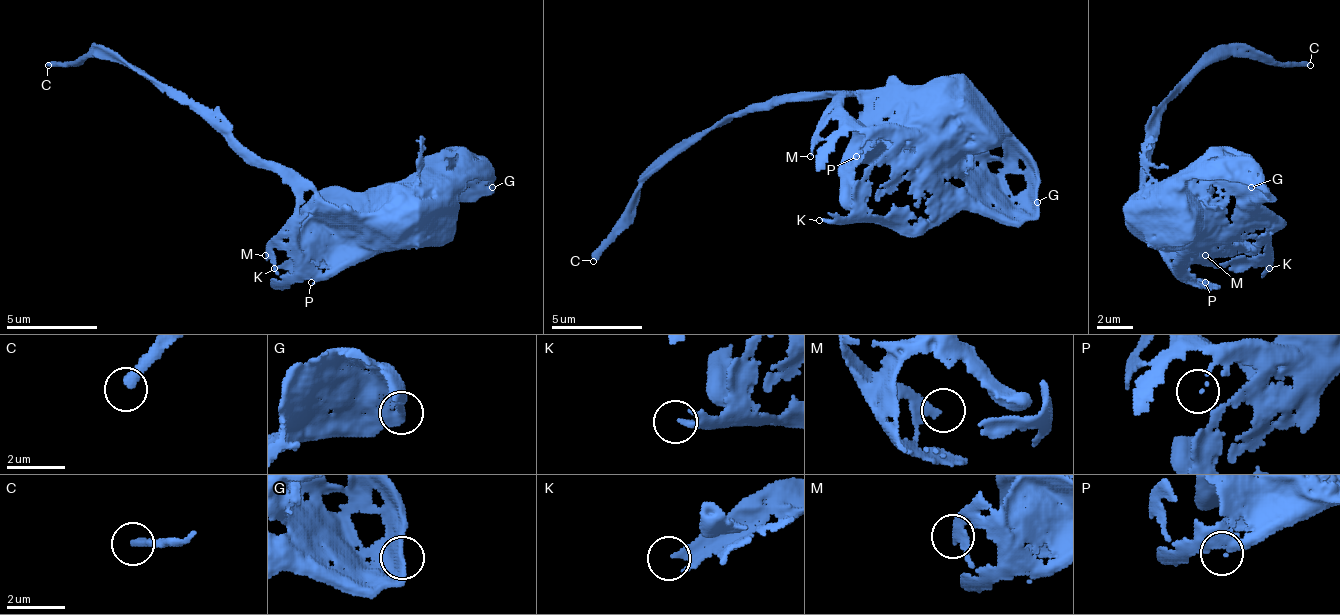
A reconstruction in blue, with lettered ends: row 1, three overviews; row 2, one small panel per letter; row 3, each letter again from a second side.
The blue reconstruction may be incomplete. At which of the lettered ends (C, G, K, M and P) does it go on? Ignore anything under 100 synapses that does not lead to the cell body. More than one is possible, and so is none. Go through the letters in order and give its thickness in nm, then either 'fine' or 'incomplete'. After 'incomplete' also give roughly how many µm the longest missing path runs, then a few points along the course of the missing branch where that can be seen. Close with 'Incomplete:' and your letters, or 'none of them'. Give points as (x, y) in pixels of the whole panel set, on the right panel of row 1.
C: 300 nm | incomplete | 70 µm
G: 400 nm | fine
K: 170 nm | fine
M: 160 nm | fine
P: 60 nm | fine
Incomplete: C

